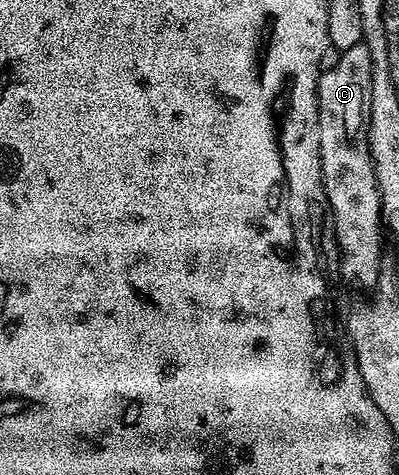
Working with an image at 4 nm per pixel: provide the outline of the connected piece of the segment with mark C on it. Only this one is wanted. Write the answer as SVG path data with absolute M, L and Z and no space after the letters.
M358 43L353 49L341 51L341 61L333 69L319 77L319 156L323 174L323 192L327 198L329 227L335 230L335 243L339 246L339 271L347 283L355 287L374 288L379 276L379 186L375 184L373 165L367 148L367 123L369 101L373 93L373 61L369 61L369 49Z

